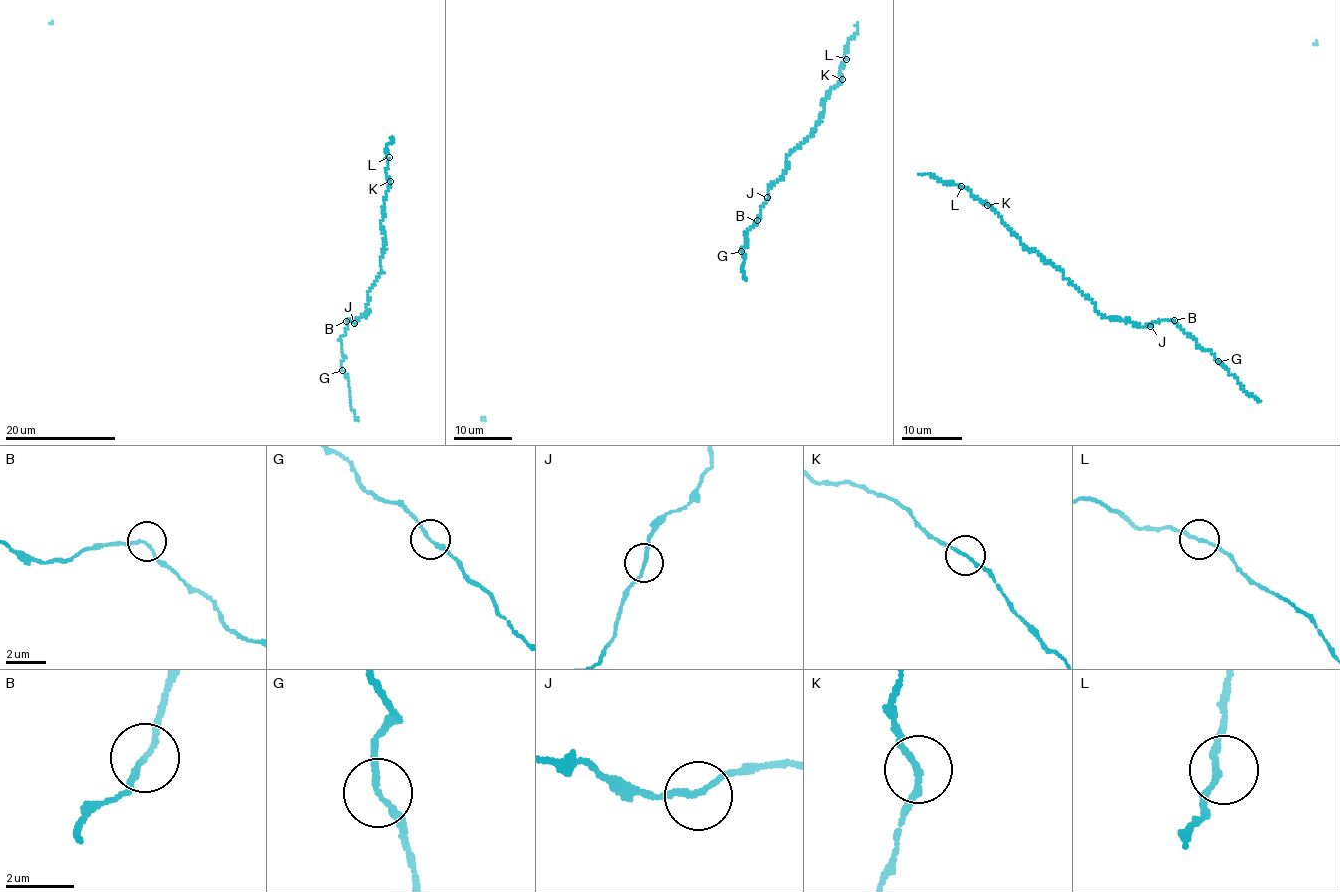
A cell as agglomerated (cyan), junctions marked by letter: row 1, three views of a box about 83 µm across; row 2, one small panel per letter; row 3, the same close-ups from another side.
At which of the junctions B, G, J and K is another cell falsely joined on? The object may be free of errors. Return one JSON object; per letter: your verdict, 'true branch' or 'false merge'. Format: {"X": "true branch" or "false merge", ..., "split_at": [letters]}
{"B": "true branch", "G": "true branch", "J": "true branch", "K": "true branch", "split_at": []}

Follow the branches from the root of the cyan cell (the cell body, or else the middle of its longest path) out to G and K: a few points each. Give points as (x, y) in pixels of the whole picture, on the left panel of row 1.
G: (346, 321), (347, 329), (340, 339), (345, 358), (342, 362), (342, 370)
K: (346, 321), (348, 319), (355, 322), (366, 314), (368, 294), (381, 273), (385, 238), (382, 208), (391, 181)

